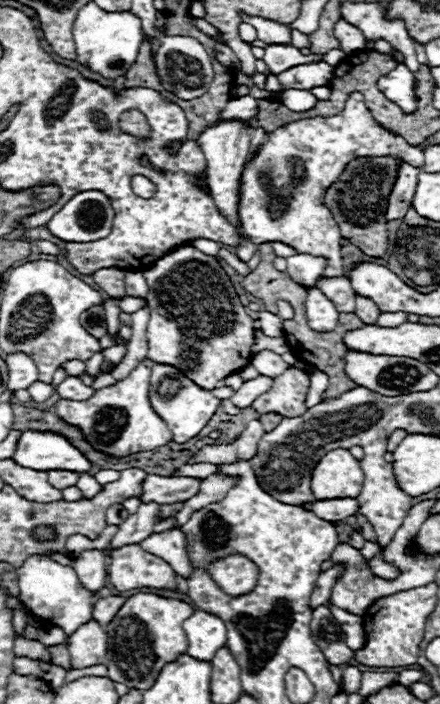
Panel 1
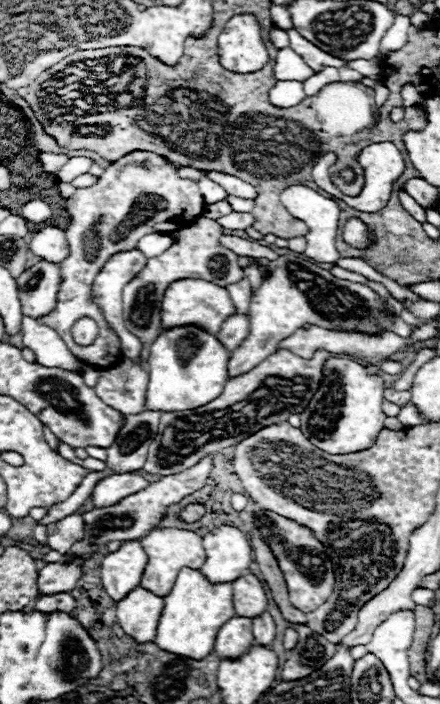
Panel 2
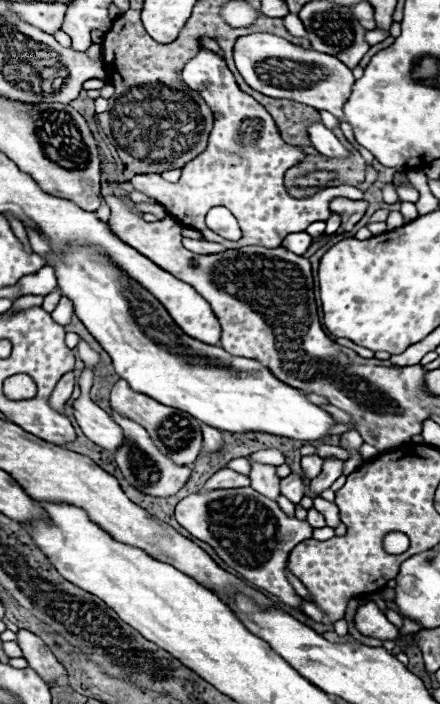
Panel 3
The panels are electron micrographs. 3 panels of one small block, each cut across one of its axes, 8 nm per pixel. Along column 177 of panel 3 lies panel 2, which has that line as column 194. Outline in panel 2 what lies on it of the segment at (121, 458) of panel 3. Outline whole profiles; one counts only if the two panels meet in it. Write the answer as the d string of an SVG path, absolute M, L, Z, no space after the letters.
M206 456L206 458L202 458L202 462L194 464L190 470L162 476L158 482L150 484L148 488L144 488L136 494L122 498L114 506L92 508L88 512L80 514L82 520L86 522L86 538L82 538L82 542L74 542L72 550L68 550L66 556L62 556L62 558L82 558L82 562L86 562L96 554L96 546L98 548L106 546L110 540L136 540L136 538L144 536L148 530L152 530L156 524L162 522L162 518L168 514L168 508L172 504L178 504L182 498L200 490L208 480L210 470L212 470L212 456Z

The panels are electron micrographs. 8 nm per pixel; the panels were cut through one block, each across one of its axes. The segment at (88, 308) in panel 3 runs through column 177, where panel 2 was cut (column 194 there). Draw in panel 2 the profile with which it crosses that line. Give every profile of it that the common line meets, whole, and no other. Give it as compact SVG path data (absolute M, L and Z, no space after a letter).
M178 326L170 330L162 328L150 346L146 408L174 412L194 410L206 402L212 402L218 394L222 394L228 380L228 358L230 352L222 346L222 342L198 326Z

